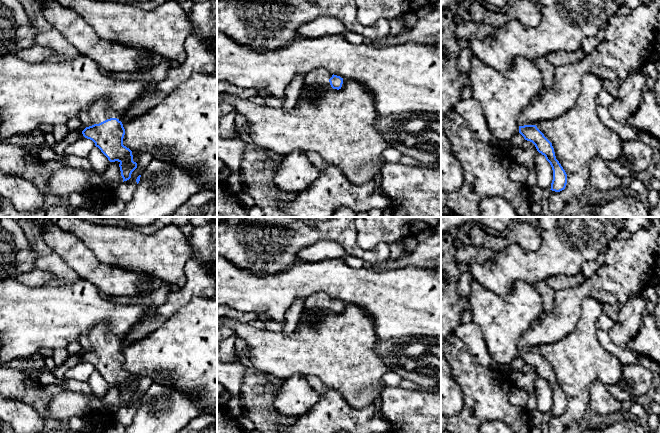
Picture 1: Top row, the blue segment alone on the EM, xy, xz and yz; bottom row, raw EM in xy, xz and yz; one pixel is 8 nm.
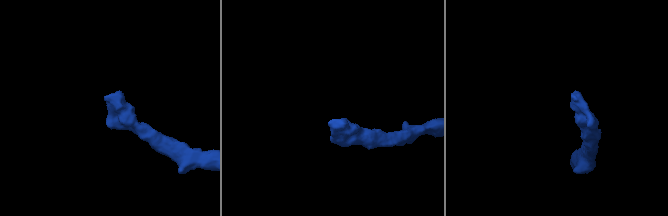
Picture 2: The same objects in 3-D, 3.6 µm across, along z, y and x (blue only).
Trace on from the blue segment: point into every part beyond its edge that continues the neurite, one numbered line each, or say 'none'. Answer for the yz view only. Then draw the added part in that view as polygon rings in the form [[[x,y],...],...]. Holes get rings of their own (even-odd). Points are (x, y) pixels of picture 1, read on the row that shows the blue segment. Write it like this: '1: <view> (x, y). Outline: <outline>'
1: yz (629, 43). Outline: [[[651,0],[650,4],[631,9],[623,16],[613,16],[605,26],[605,38],[595,50],[573,64],[555,67],[555,79],[551,87],[543,88],[518,116],[519,126],[536,125],[543,120],[557,118],[570,110],[578,100],[582,90],[582,79],[587,73],[601,80],[622,81],[632,72],[638,71],[657,52],[655,39],[659,32],[660,0]]]

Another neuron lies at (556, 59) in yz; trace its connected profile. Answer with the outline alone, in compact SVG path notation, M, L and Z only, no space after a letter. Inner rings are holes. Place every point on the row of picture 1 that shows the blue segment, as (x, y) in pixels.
M580 47L574 52L552 52L545 56L546 60L554 67L566 66L576 63L585 57L584 50Z

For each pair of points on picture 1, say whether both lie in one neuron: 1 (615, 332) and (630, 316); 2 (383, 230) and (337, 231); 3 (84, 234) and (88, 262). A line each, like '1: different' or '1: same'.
1: same
2: different
3: different

